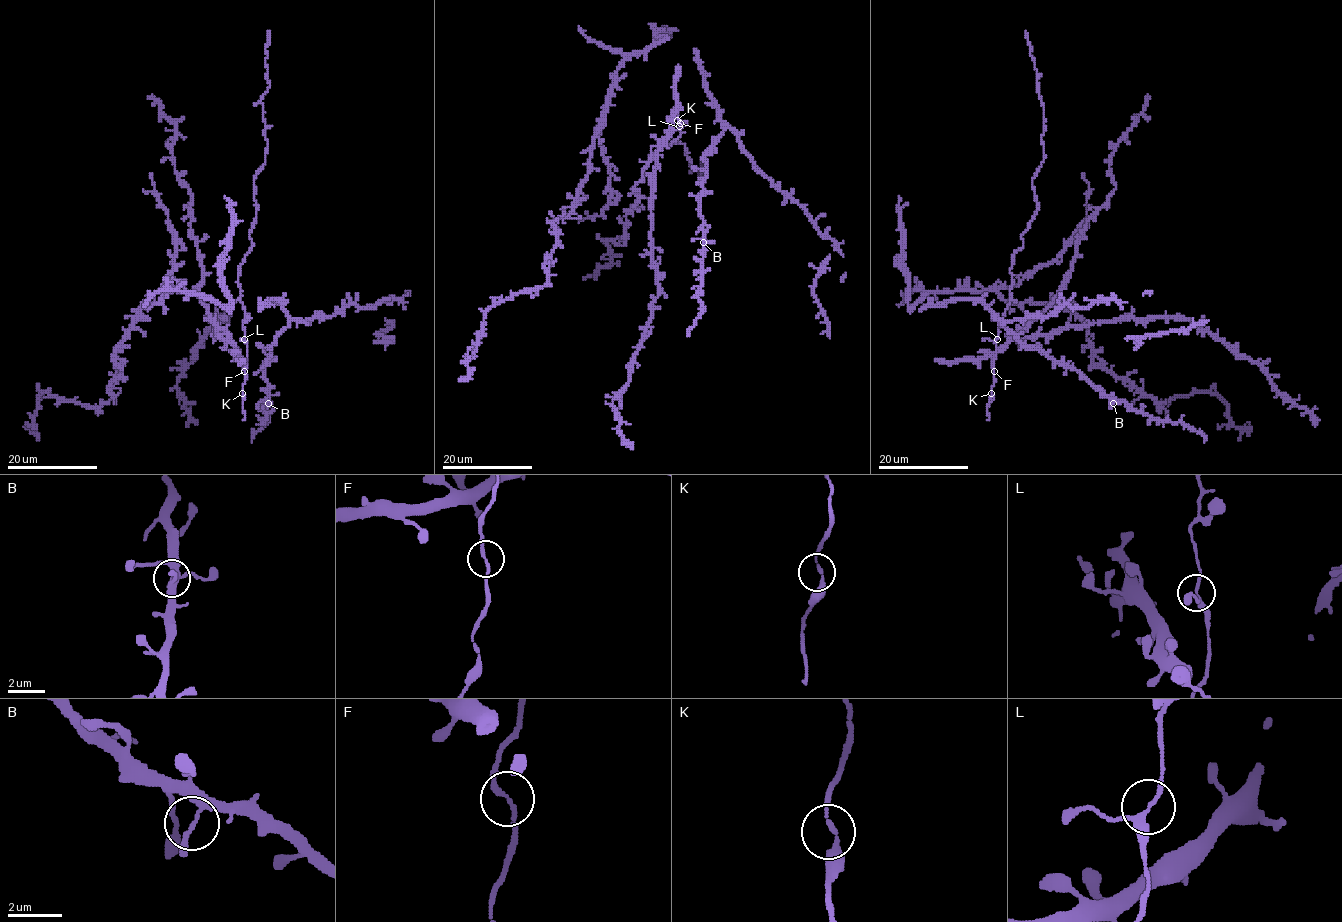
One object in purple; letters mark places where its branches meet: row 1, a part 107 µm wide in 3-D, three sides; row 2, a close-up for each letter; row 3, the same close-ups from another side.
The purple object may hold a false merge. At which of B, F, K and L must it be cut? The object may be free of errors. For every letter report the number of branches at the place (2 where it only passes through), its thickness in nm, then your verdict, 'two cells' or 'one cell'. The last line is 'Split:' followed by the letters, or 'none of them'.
B: 3 | 190 nm | one cell
F: 2 | 150 nm | one cell
K: 2 | 160 nm | one cell
L: 3 | 180 nm | one cell
Split: none of them

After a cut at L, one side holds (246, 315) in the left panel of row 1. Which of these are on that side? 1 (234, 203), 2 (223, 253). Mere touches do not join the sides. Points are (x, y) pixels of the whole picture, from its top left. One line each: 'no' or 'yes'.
1: no
2: no

